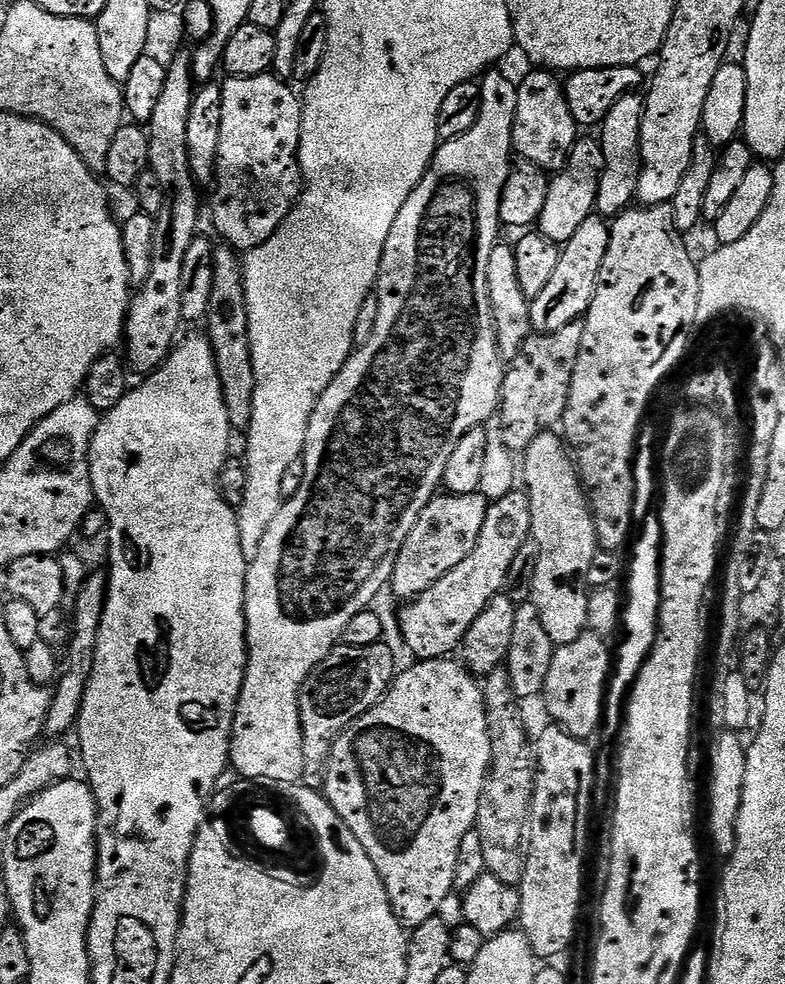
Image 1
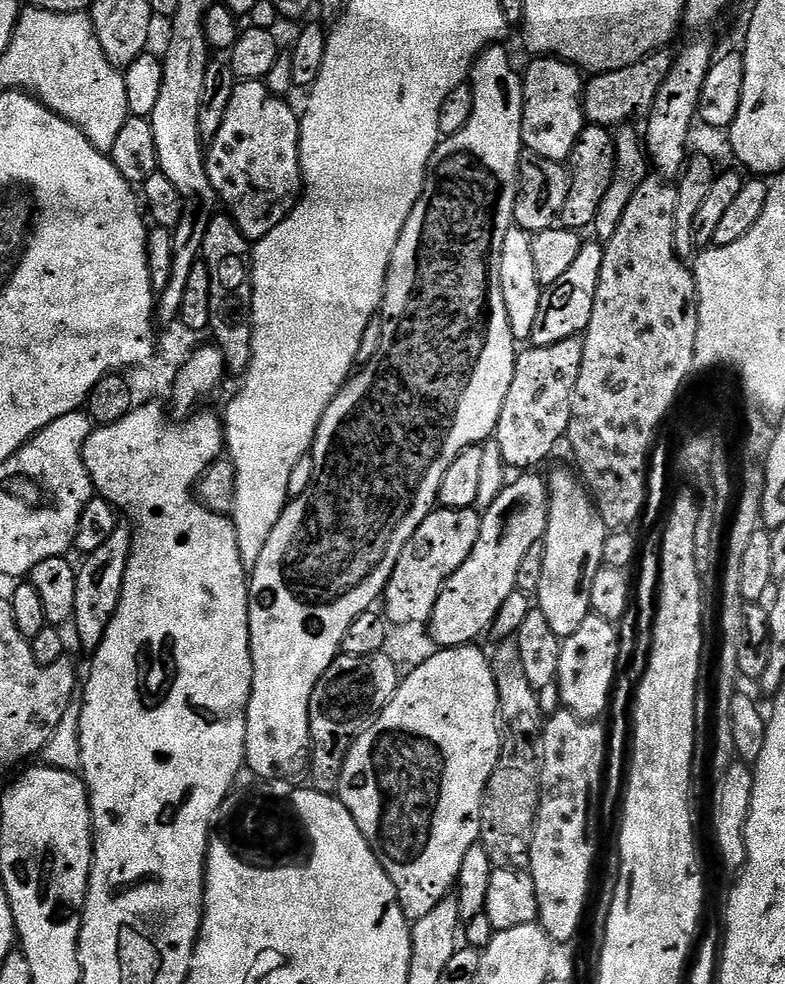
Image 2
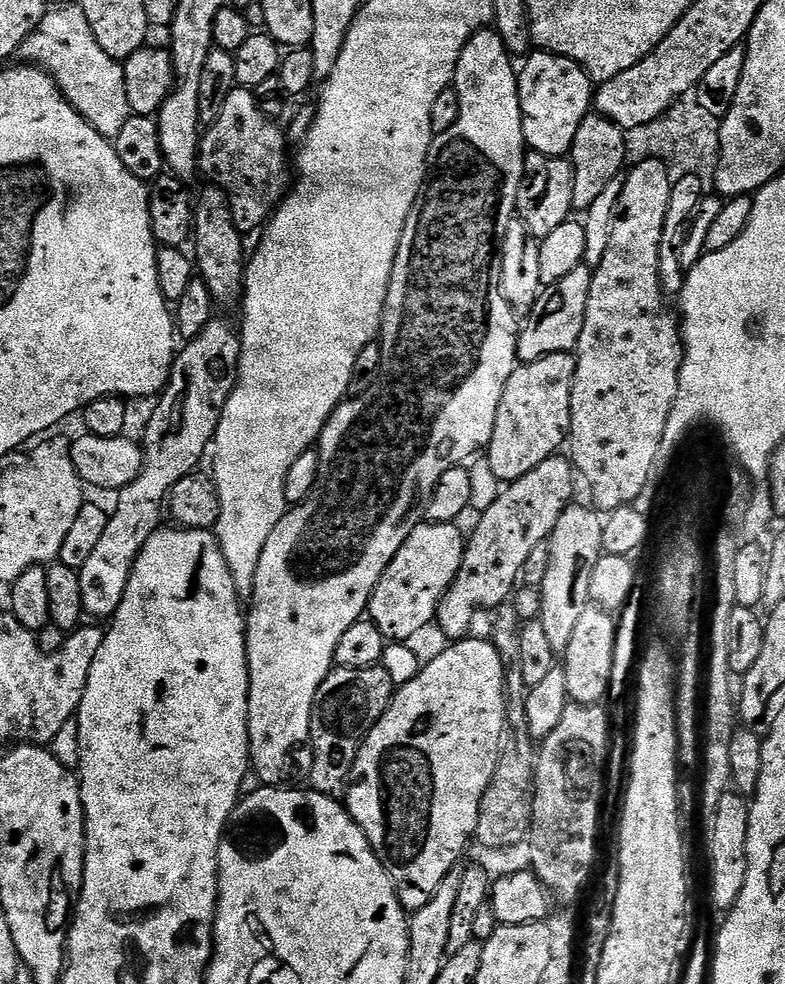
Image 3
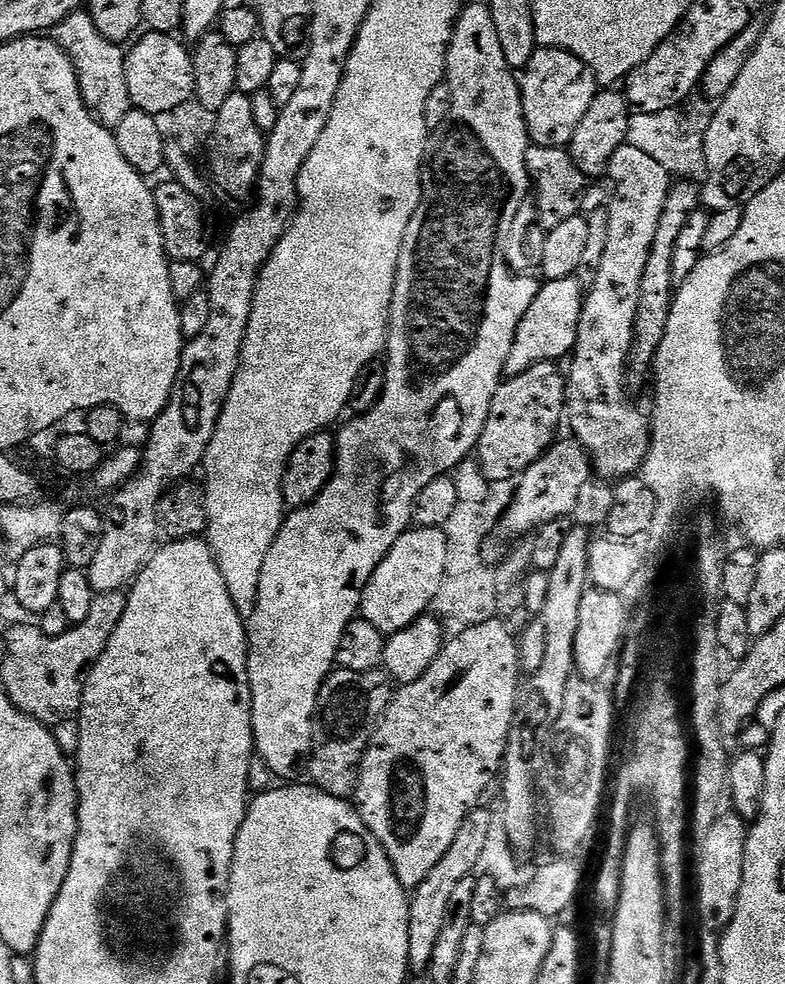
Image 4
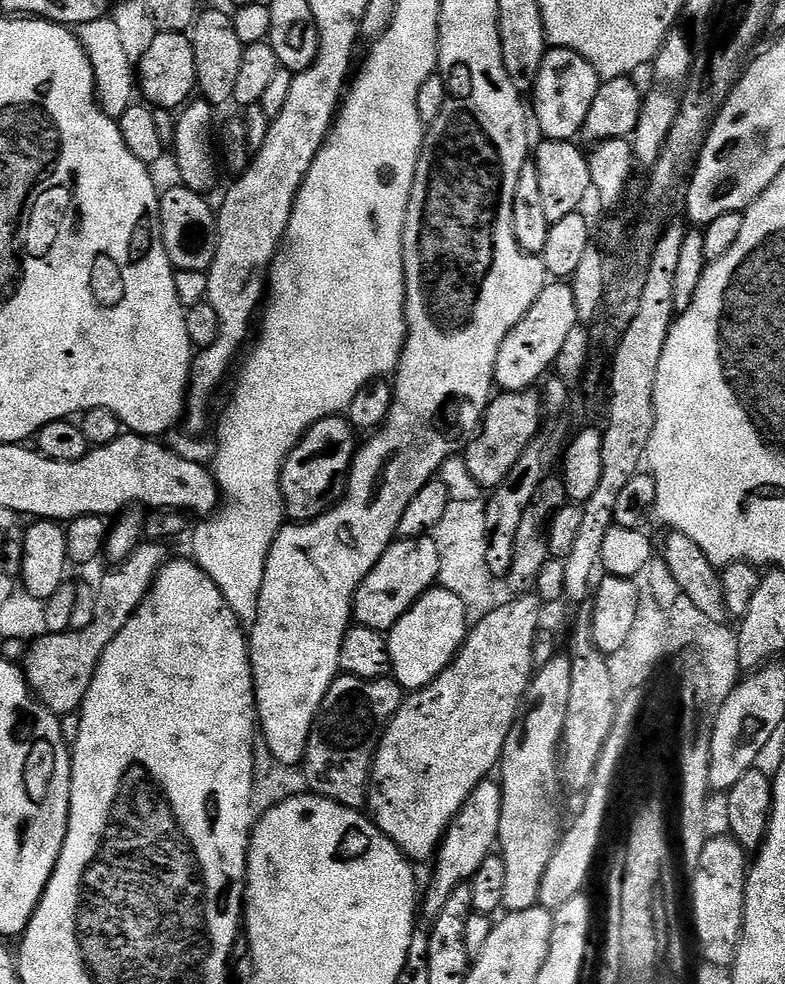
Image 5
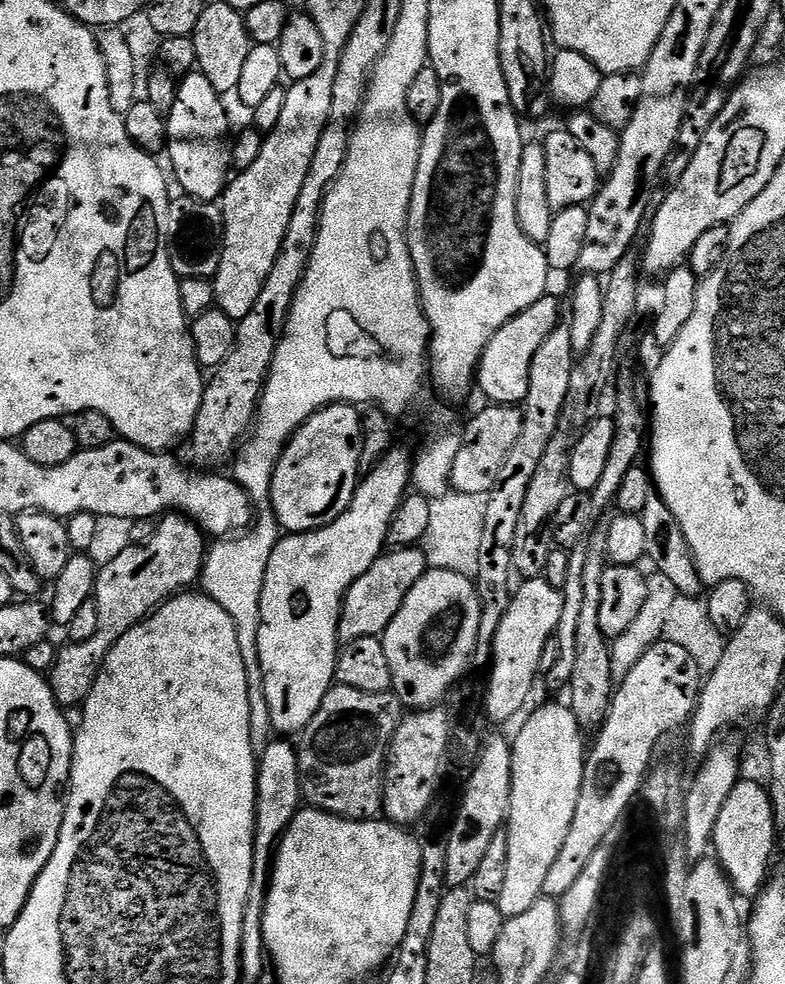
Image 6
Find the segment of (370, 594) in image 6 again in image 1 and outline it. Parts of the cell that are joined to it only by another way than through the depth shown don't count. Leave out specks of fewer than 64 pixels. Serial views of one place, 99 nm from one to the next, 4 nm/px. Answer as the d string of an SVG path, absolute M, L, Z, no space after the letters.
M479 492L461 496L433 496L432 501L422 510L418 522L414 522L414 530L410 530L406 542L402 542L402 550L398 550L391 579L397 601L415 600L430 590L438 578L454 570L454 566L458 566L458 562L462 562L470 550L474 550L484 529L489 503Z

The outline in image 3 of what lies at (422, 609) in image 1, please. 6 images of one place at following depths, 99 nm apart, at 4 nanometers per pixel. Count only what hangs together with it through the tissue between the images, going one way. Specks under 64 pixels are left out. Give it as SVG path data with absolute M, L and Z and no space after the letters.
M560 454L551 456L546 462L542 462L542 466L534 466L534 470L530 470L530 474L511 481L501 491L494 506L479 513L480 521L477 522L476 529L470 532L464 546L462 566L454 578L454 582L449 586L448 593L440 600L440 609L436 611L435 621L448 636L449 641L465 639L471 633L468 631L471 630L472 623L476 620L476 611L479 608L499 609L507 601L504 599L507 596L509 599L513 595L526 566L526 558L529 556L530 550L534 550L534 546L545 543L551 537L558 518L563 514L564 509L573 503L574 465L571 459L564 457L563 460L562 457L563 455Z

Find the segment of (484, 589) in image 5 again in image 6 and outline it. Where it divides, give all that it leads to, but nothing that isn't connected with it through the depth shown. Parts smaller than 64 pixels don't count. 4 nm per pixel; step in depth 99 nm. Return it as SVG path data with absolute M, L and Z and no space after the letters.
M454 490L432 500L430 527L422 541L422 551L431 569L475 575L481 558L489 498L490 494L462 494Z

